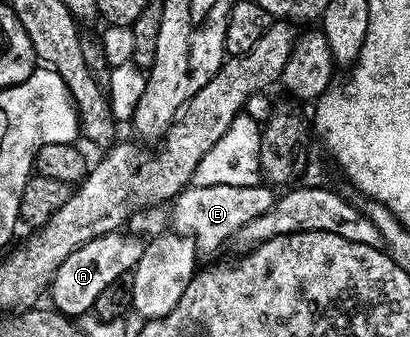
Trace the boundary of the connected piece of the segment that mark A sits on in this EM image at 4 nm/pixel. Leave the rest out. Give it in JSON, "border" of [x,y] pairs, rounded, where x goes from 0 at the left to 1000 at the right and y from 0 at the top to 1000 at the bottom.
{"border":[[[285,682],[256,700],[227,703],[149,777],[120,855],[120,878],[134,896],[127,899],[132,920],[166,941],[210,935],[224,920],[222,908],[288,834],[290,816],[307,819],[329,801],[334,774],[344,774],[354,721],[329,697],[300,694],[298,682]]]}

